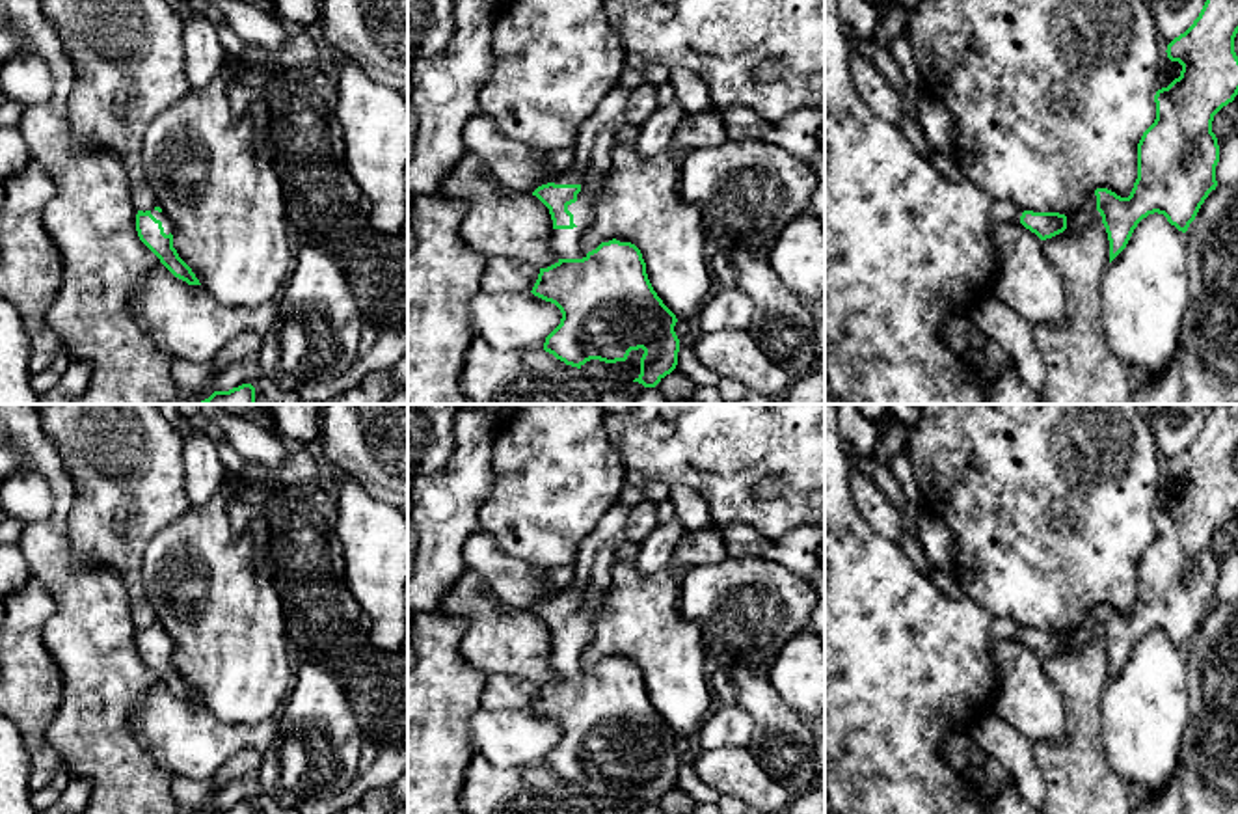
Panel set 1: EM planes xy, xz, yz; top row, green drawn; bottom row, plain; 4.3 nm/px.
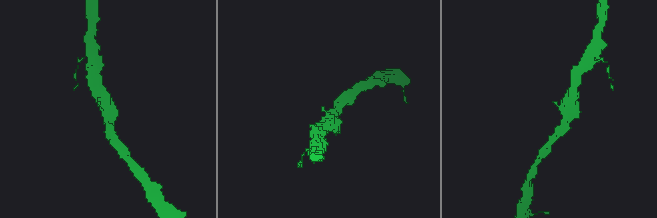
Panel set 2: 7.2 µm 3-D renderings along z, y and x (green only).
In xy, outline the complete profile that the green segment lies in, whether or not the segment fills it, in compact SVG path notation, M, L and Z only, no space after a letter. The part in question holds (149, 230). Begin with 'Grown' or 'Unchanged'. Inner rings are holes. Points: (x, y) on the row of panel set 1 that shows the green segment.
Grown. M160 207L138 210L136 231L140 240L160 259L160 263L188 285L201 285L192 268L179 257L173 248L173 225L162 214Z

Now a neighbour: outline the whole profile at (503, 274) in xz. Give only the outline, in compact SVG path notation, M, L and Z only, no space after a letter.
M488 257L486 270L480 279L484 292L531 292L540 268L510 259L510 257Z

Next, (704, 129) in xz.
M711 108L696 114L685 112L676 129L674 143L685 149L715 147L728 138L730 136L726 132L720 112Z

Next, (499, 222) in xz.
M465 153L441 179L439 192L465 203L460 233L473 251L486 259L518 259L536 268L558 263L551 250L549 209L529 192L503 186L477 155Z

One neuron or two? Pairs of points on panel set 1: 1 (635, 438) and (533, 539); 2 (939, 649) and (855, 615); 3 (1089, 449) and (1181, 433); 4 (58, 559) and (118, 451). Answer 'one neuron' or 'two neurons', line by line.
1: two neurons
2: one neuron
3: two neurons
4: two neurons

